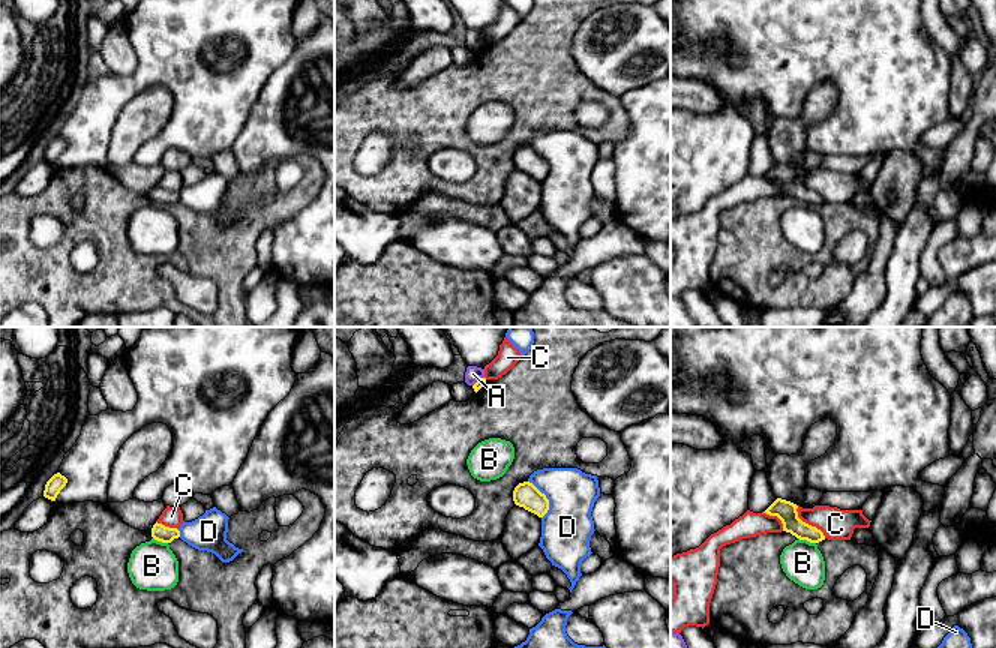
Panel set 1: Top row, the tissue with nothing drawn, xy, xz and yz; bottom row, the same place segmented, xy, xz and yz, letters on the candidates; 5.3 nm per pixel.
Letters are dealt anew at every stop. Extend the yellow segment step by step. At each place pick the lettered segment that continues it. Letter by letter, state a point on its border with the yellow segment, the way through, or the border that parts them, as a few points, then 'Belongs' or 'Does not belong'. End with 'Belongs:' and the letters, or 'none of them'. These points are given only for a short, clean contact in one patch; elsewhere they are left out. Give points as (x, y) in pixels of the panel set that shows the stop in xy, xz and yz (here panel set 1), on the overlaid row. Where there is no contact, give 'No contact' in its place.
A: Touches yellow at xz (477, 381). Boundary: xz (483, 377), (473, 386). Does not belong
B: Touches yellow at yz (807, 540). Belongs
C: Touches yellow at yz (807, 524). Does not belong
D: Touches yellow at xz (546, 498). Does not belong
Belongs: B

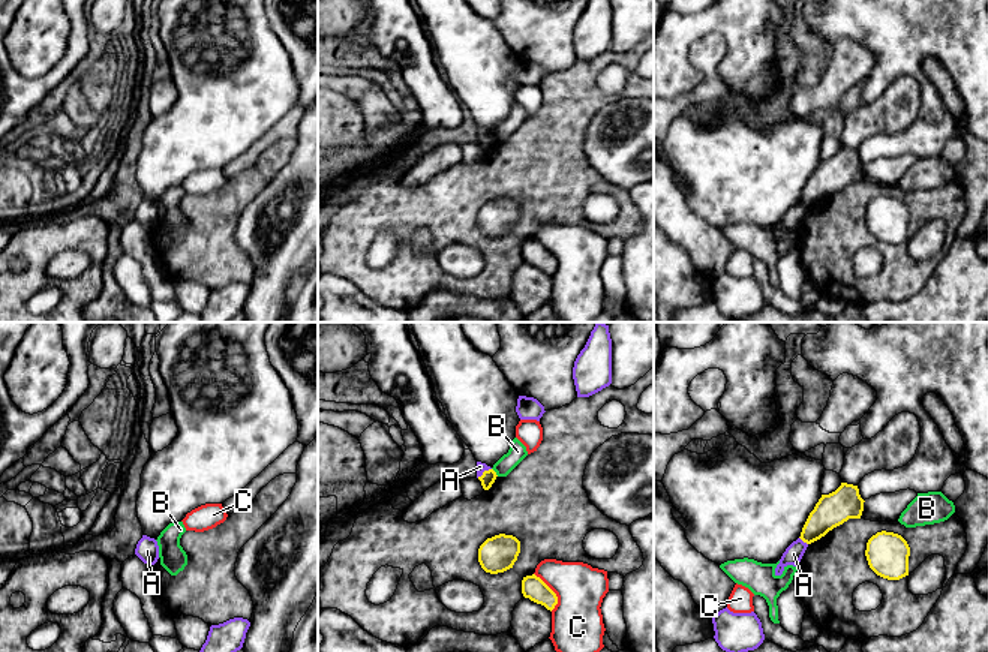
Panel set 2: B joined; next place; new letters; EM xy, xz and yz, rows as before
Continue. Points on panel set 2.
A: Touches yellow at xz (483, 472). Boundary: xz (491, 468), (477, 477). Does not belong
B: Touches yellow at xz (495, 472). Does not belong
C: Touches yellow at xz (553, 592). Does not belong
Belongs: none of them

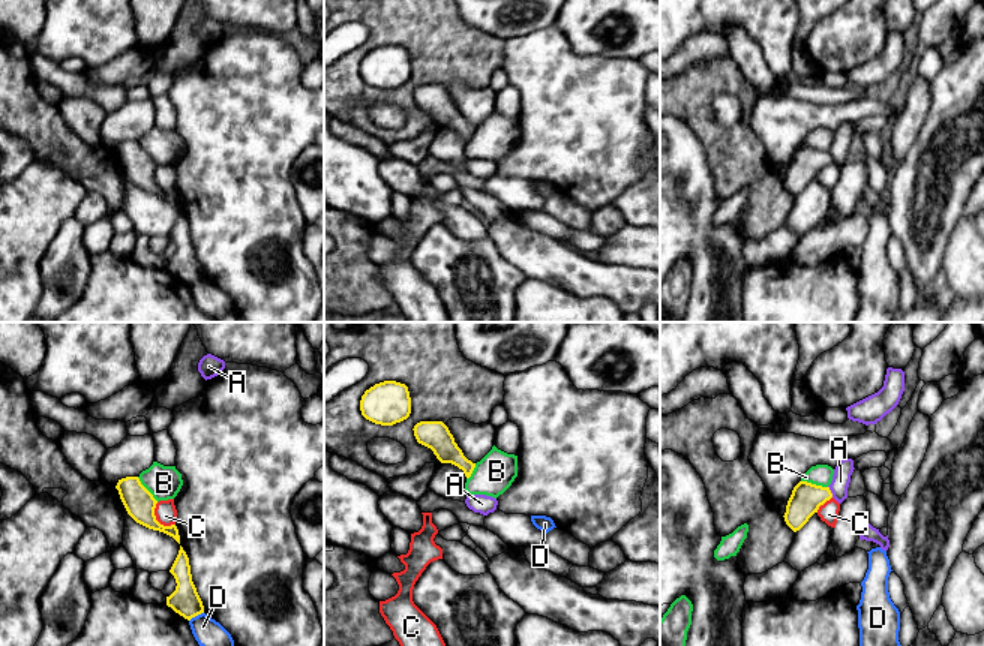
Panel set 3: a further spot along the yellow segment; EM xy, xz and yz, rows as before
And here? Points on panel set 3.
A: Touches yellow at yz (830, 492). Boundary: yz (828, 486), (833, 496). Does not belong
B: Touches yellow at yz (815, 484). Boundary: yz (801, 480), (827, 487). Does not belong
C: Touches yellow at xy (156, 520). Boundary: xy (156, 502), (155, 517), (164, 525), (174, 525). Does not belong
D: Touches yellow at xy (195, 615). Boundary: xy (203, 612), (189, 621). Does not belong
Belongs: none of them

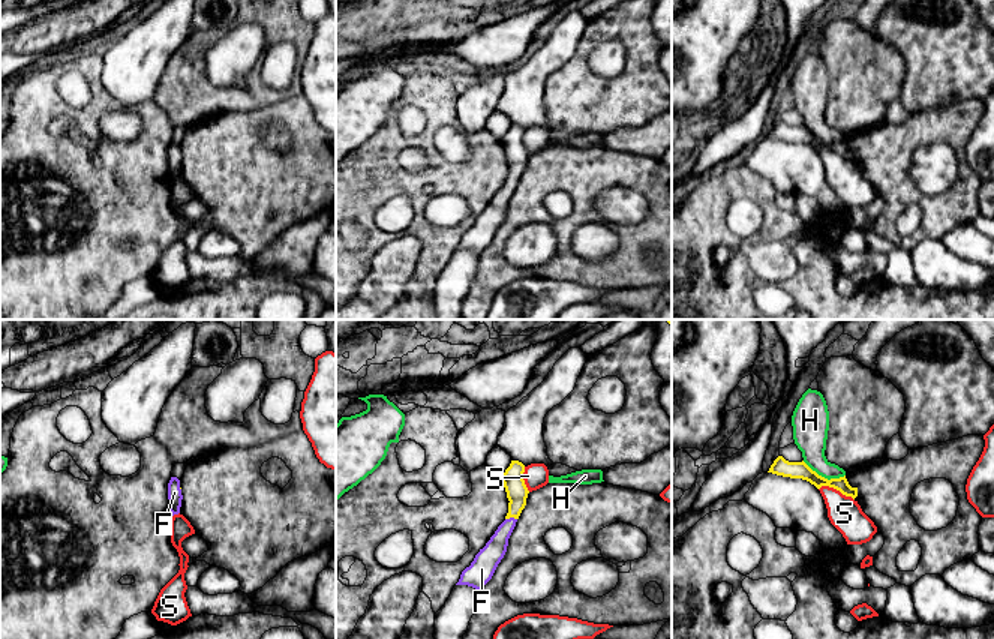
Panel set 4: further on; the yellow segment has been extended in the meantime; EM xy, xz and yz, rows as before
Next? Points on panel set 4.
F: Touches yellow at xz (510, 516). Path across: xz (516, 489), (516, 506), (510, 516), (489, 557). Belongs
H: Touches yellow at yz (823, 477). Boundary: yz (802, 461), (828, 479), (844, 476). Does not belong
S: Touches yellow at yz (837, 489). Does not belong
Belongs: F

